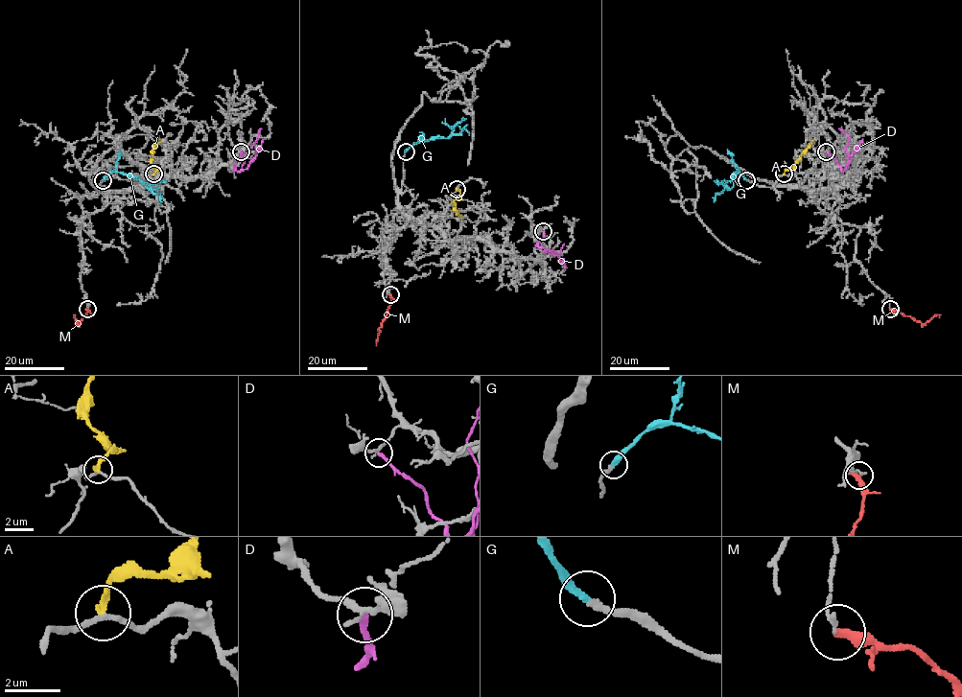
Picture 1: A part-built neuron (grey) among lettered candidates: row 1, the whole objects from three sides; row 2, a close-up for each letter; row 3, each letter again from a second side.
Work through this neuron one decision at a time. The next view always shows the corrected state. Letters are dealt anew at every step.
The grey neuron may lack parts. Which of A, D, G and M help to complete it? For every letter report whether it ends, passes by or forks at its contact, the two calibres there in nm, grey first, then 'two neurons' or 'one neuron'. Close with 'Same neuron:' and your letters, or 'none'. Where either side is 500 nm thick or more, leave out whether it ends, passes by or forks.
A: it ends | 180/240 nm | two neurons
D: it ends | 200/260 nm | two neurons
G: it ends | 200/260 nm | one neuron
M: it ends | 150/400 nm | two neurons
Same neuron: G

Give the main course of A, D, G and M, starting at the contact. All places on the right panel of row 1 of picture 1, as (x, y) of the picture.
A: (784, 174), (812, 141)
D: (826, 151), (842, 171), (847, 166), (848, 137), (839, 128)
G: (746, 179), (739, 172), (736, 173), (732, 177), (733, 186), (718, 194), (714, 202)
M: (890, 309), (923, 324), (936, 314), (939, 317)

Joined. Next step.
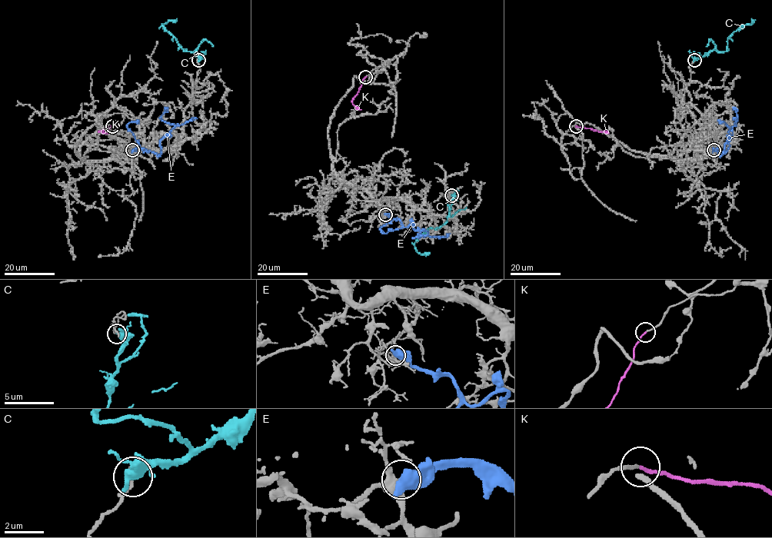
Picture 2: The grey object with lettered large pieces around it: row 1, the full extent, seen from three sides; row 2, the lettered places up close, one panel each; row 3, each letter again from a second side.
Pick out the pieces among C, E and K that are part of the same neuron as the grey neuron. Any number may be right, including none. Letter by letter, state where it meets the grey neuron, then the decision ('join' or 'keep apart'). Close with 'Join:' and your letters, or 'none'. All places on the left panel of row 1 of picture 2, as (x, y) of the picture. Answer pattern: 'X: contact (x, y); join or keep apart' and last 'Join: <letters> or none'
C: contact (198, 60); keep apart
E: contact (132, 150); keep apart
K: contact (112, 126); join
Join: K

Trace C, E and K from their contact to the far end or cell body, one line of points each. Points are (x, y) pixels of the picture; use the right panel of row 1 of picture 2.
C: (694, 60), (713, 50), (724, 51), (727, 49), (727, 39), (741, 25), (752, 23), (751, 18)
E: (713, 150), (717, 148), (720, 152), (726, 152), (723, 154), (728, 138), (728, 129), (737, 119), (733, 107)
K: (575, 126), (609, 134)

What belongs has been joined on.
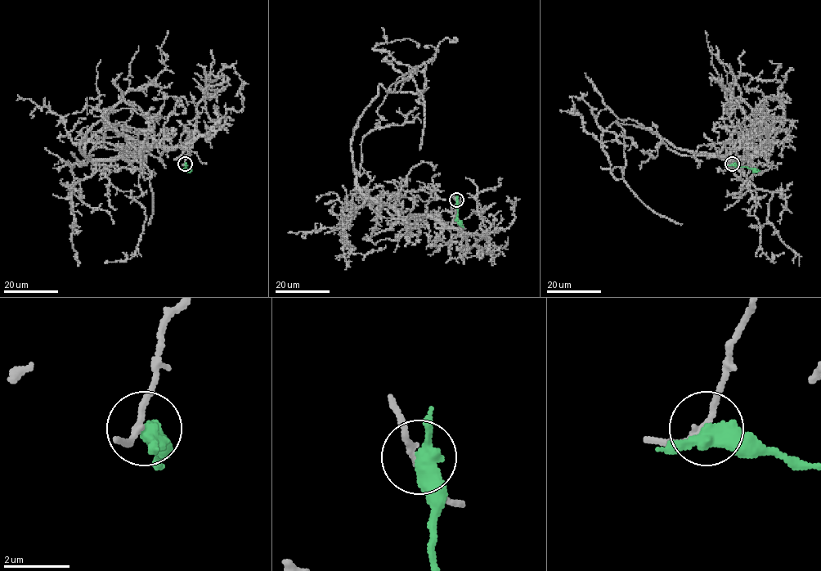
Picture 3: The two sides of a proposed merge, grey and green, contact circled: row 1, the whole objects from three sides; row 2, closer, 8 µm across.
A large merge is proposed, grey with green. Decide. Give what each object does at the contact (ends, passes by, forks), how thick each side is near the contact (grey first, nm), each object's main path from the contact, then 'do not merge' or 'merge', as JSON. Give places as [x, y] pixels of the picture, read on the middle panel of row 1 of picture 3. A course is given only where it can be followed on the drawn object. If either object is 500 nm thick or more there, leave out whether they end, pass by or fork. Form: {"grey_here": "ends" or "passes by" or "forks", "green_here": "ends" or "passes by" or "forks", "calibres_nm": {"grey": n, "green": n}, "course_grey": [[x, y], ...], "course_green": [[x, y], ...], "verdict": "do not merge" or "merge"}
{"grey_here": "passes by", "green_here": "passes by", "calibres_nm": {"grey": 170, "green": 440}, "course_grey": [[455, 200], [450, 227], [403, 218], [356, 181], [353, 129], [379, 85], [423, 91], [374, 48], [419, 47]], "course_green": [[455, 200], [457, 221], [464, 227]], "verdict": "do not merge"}

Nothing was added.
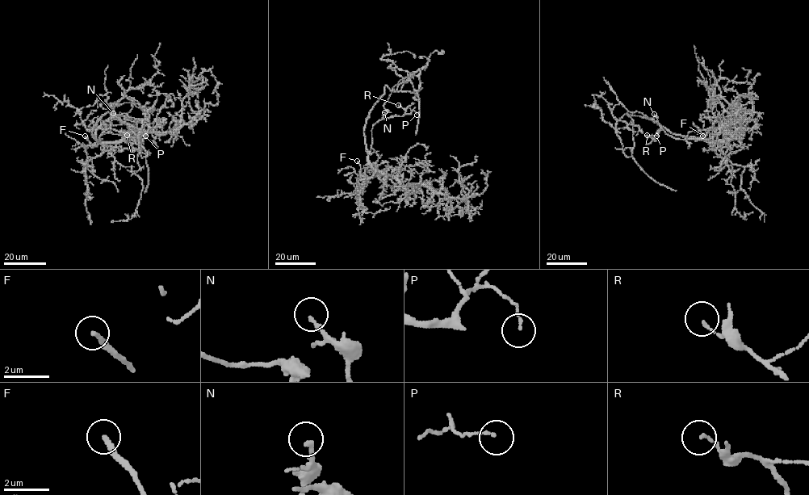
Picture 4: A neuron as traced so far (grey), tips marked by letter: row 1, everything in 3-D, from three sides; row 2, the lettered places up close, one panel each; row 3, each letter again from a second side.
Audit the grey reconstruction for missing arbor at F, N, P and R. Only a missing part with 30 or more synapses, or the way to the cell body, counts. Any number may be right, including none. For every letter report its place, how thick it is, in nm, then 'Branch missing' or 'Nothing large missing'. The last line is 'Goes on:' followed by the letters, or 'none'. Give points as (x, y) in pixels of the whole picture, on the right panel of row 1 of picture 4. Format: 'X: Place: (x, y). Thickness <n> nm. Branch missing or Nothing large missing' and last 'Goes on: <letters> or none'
F: Place: (702, 136). Thickness 200 nm. Branch missing
N: Place: (654, 114). Thickness 160 nm. Nothing large missing
P: Place: (656, 136). Thickness 110 nm. Nothing large missing
R: Place: (647, 135). Thickness 110 nm. Nothing large missing
Goes on: F

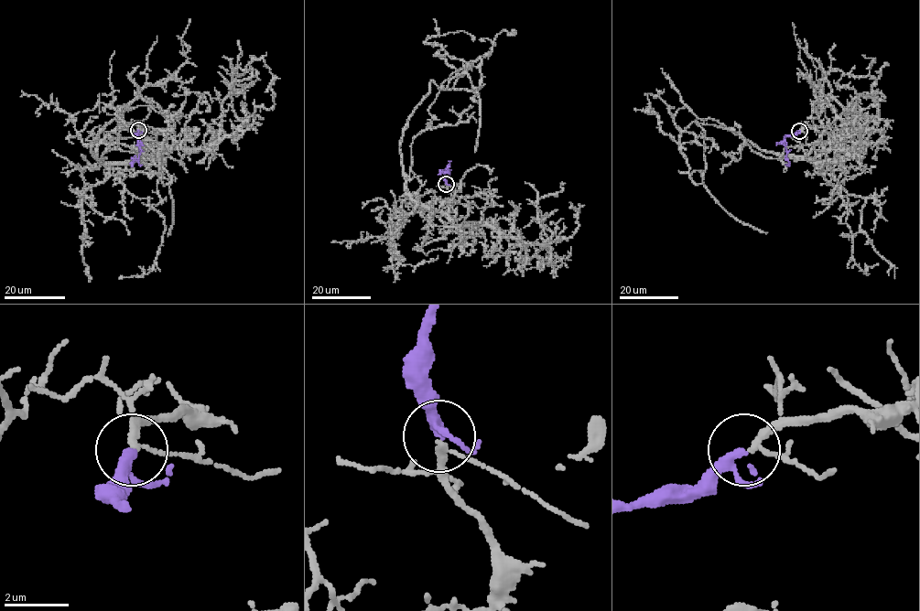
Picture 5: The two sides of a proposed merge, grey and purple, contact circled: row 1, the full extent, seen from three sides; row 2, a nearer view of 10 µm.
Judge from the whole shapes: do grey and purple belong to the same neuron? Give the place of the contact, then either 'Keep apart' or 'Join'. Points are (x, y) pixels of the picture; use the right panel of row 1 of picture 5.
Place: (799, 131). Join

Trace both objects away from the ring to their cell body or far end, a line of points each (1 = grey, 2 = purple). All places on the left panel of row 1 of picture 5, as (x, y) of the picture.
1: (138, 130), (121, 126), (91, 152), (122, 118), (167, 184), (160, 146), (117, 112), (167, 112)
2: (138, 130), (140, 155), (132, 166)

